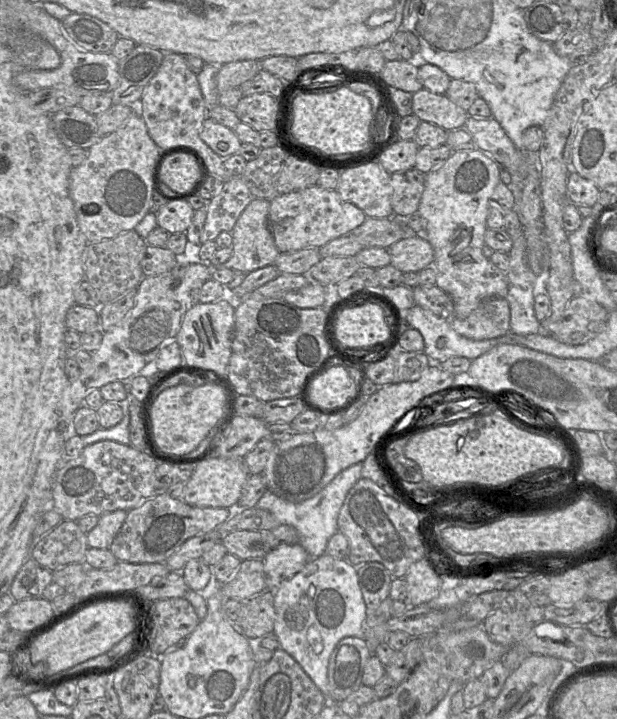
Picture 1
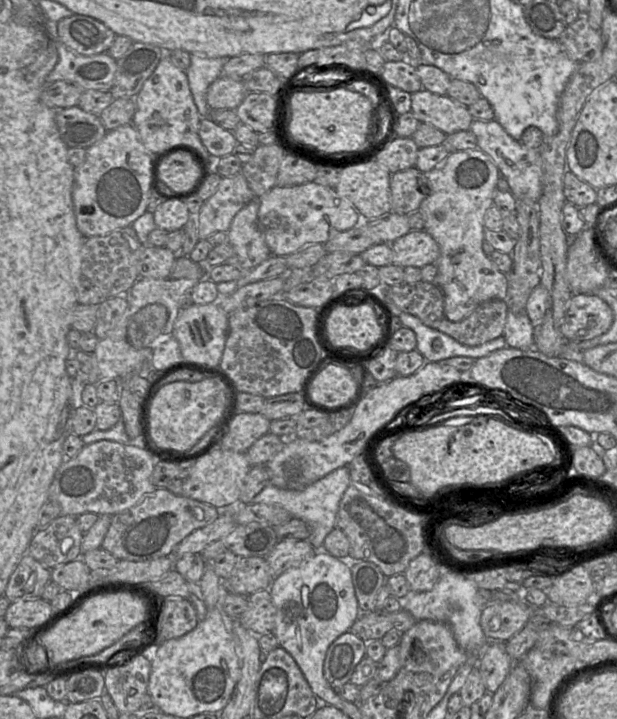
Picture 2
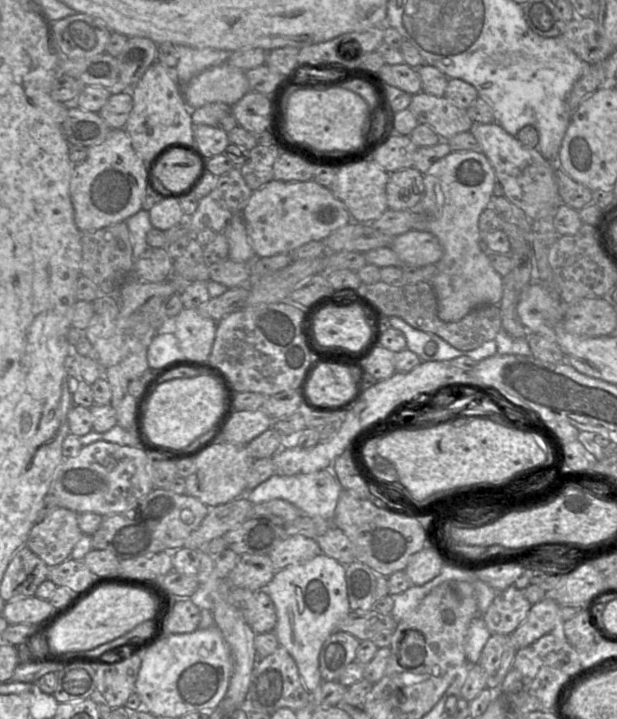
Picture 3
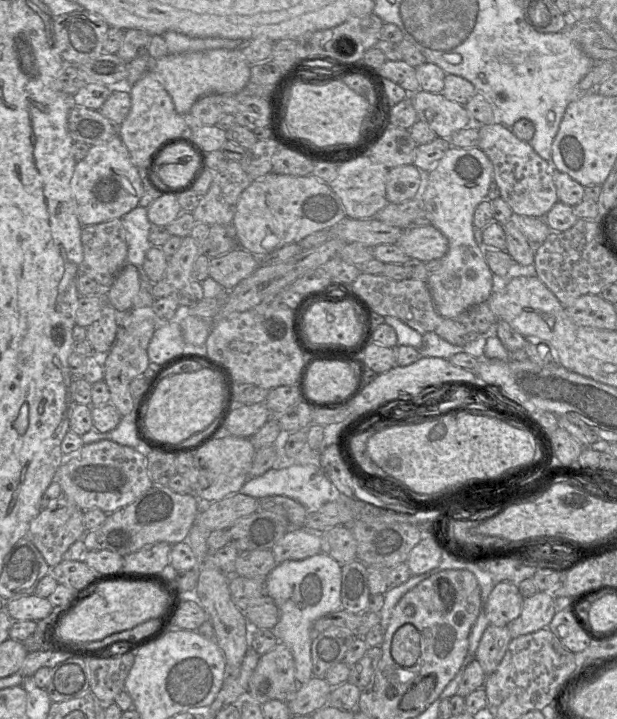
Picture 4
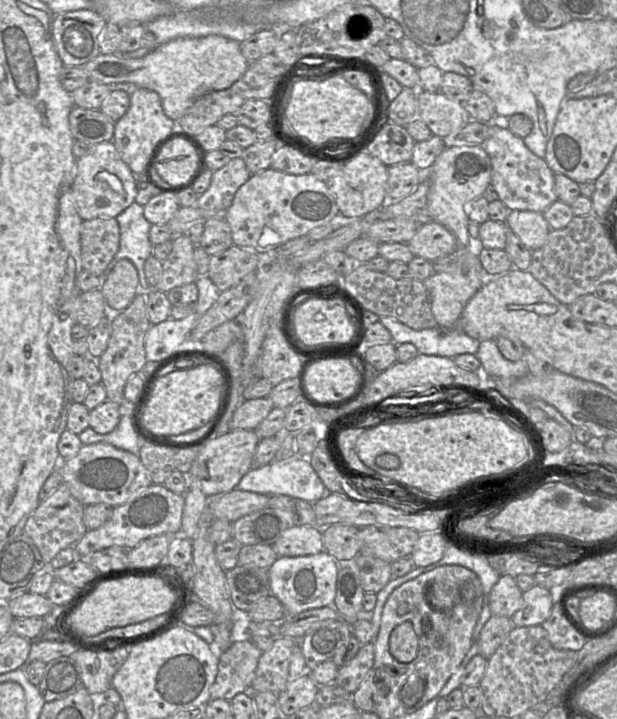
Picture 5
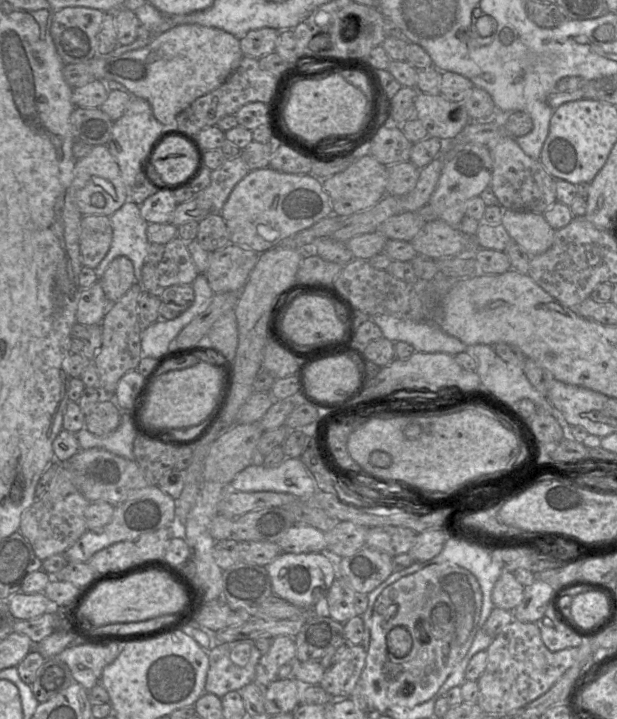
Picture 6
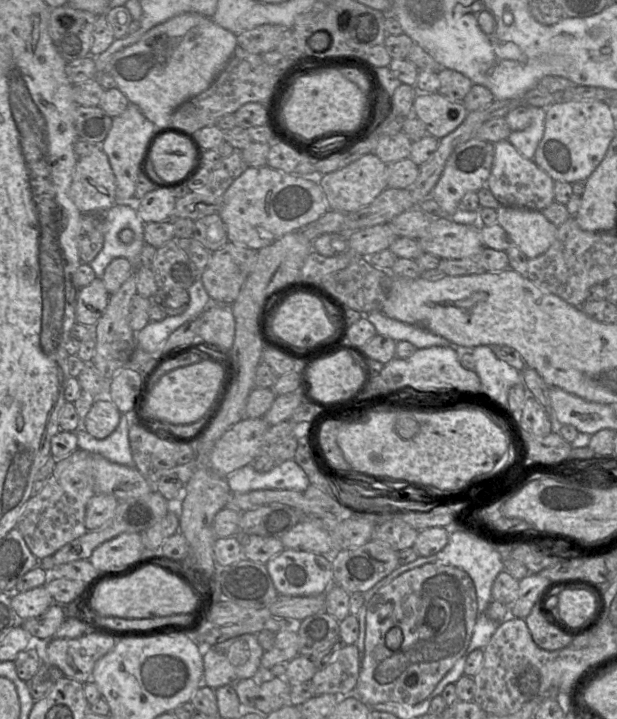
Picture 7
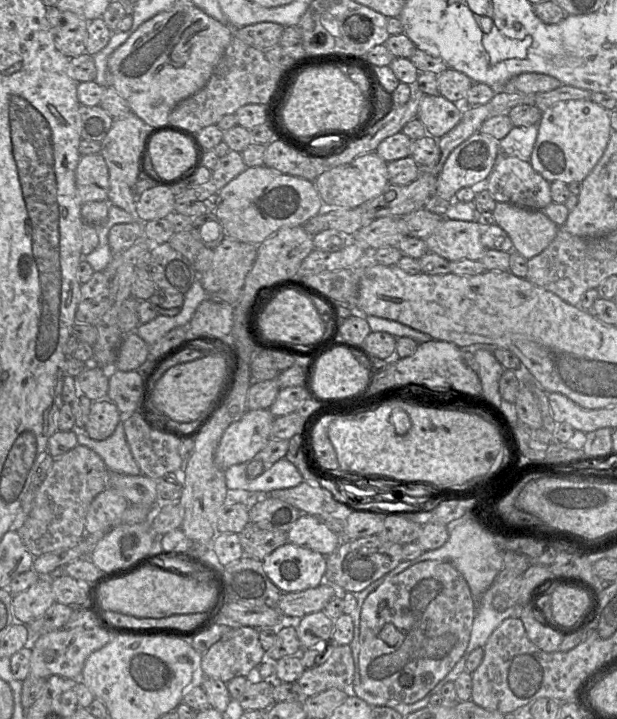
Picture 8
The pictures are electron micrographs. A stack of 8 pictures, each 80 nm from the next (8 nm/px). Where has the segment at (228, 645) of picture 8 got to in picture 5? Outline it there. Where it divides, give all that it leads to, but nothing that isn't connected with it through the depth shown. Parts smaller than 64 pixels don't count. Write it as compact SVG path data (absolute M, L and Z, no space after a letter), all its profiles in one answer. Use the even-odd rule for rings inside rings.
M250 639L235 641L220 652L217 675L209 689L210 700L231 701L239 693L250 692L261 654Z

